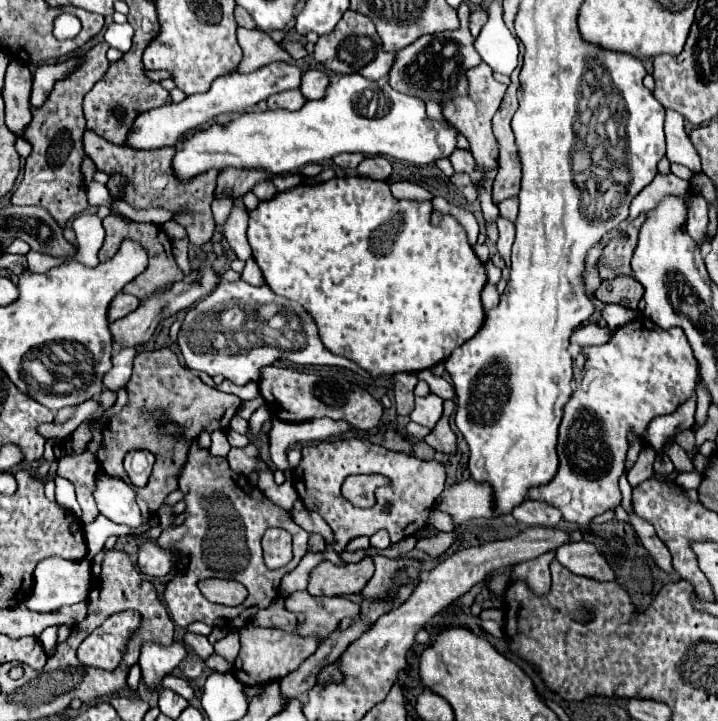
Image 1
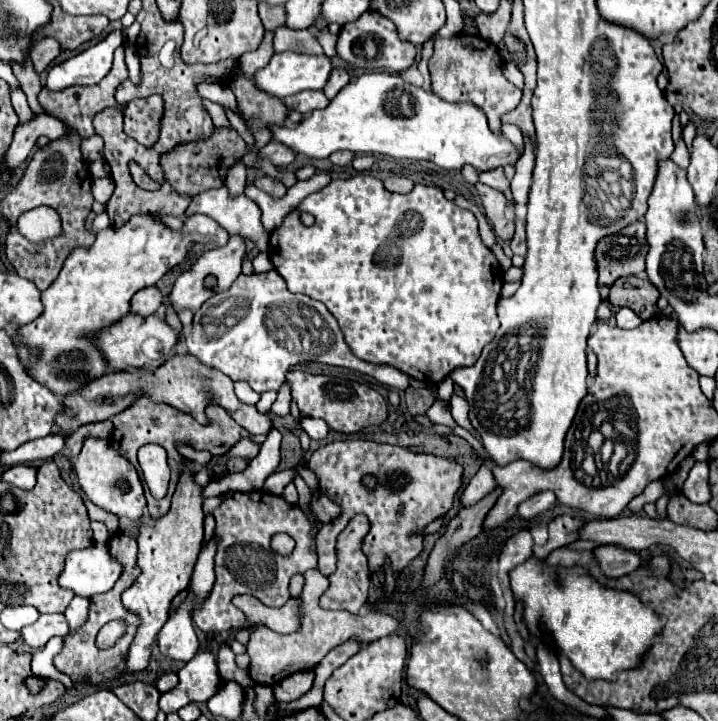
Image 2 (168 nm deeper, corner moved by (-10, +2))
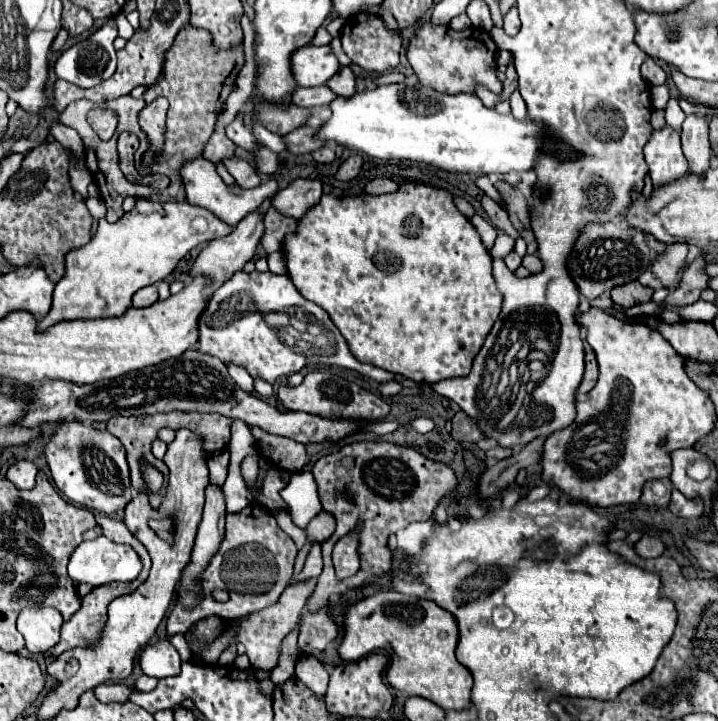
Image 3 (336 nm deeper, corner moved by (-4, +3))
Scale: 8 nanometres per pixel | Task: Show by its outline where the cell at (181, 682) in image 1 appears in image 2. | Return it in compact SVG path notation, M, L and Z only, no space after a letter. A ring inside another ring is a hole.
M164 672L164 674L158 676L158 680L154 682L154 686L156 686L160 692L168 692L168 690L172 690L172 688L176 686L176 682L178 682L178 676L176 676L174 672Z

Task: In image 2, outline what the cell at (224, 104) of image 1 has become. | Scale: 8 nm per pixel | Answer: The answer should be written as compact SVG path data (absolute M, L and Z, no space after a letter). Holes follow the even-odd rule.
M298 52L274 54L270 64L256 72L258 86L278 98L298 94L302 90L322 90L332 72L332 60L324 54L310 56Z

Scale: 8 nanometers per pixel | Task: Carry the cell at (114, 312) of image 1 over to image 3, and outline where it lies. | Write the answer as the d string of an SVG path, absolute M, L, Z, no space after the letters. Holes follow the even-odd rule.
M148 285L148 287L142 287L134 293L132 297L132 305L134 307L150 307L152 303L156 303L158 299L158 289L156 285Z

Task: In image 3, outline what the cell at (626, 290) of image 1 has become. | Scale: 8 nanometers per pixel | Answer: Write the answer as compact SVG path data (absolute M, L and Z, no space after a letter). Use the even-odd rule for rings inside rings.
M630 281L626 285L618 285L618 287L612 289L612 301L620 307L630 309L634 305L648 303L652 299L652 293L654 293L654 289L644 287L638 281Z

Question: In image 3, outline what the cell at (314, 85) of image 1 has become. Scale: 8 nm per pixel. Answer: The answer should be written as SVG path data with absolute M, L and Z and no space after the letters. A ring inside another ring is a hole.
M340 67L340 71L334 77L330 77L330 81L326 81L326 85L336 95L342 95L342 97L350 97L356 91L356 87L354 87L354 73L352 73L350 67Z

